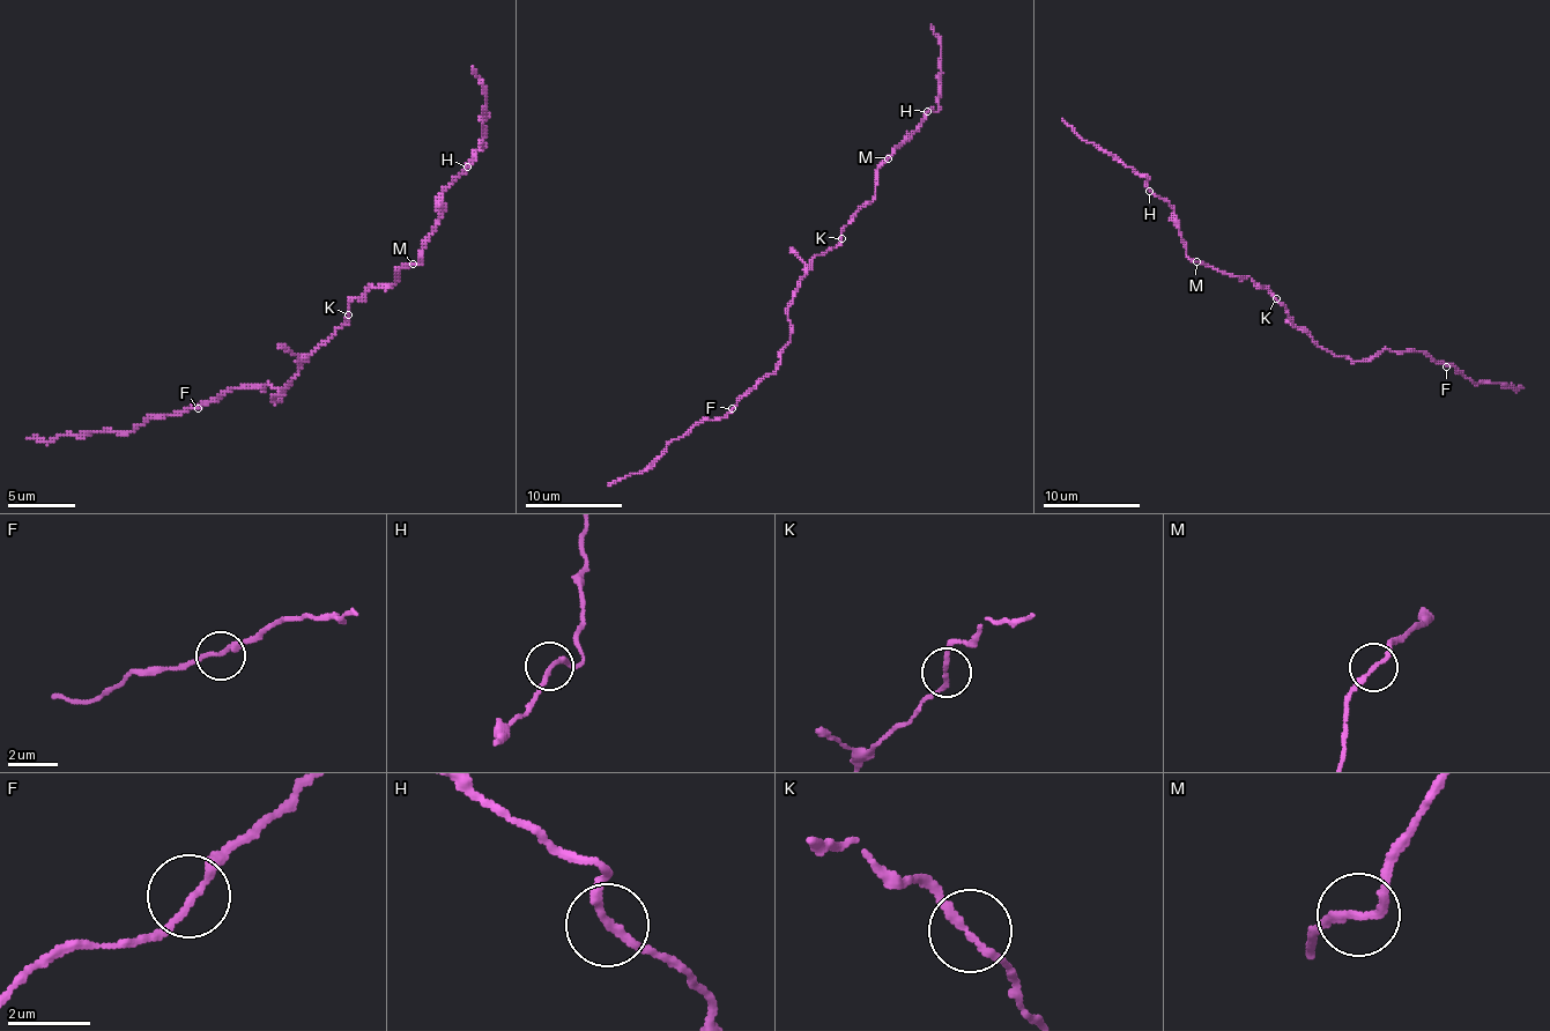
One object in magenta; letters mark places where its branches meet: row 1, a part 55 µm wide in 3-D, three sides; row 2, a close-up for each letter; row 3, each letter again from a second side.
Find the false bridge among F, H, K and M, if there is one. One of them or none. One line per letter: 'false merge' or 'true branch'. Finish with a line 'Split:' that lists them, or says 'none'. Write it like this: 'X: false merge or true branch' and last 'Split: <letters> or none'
F: true branch
H: true branch
K: true branch
M: true branch
Split: none

